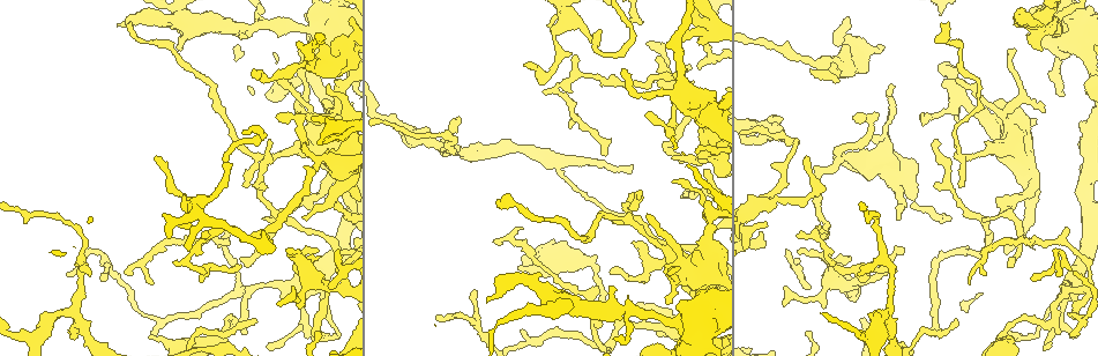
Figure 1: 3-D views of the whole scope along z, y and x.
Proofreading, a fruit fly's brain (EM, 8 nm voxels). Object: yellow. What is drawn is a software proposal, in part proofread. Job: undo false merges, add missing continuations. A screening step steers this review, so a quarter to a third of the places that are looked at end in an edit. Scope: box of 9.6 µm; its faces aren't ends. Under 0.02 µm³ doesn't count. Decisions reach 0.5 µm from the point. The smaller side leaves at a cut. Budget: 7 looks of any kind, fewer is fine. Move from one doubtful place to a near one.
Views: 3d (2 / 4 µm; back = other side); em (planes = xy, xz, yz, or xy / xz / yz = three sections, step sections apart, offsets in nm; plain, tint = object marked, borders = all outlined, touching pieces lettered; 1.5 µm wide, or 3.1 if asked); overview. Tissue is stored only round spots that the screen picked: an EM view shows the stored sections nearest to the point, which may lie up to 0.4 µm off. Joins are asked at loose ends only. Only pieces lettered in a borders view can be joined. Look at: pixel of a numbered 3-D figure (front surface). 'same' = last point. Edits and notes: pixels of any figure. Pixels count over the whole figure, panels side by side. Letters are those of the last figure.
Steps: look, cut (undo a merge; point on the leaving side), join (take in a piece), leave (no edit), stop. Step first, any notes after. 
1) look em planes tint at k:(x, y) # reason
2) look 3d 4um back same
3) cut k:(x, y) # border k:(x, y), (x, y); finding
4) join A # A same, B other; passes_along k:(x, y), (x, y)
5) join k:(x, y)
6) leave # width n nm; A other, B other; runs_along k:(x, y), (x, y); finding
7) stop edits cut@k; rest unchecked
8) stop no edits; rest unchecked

look 3d 2um at 1:(270, 139) # thin end

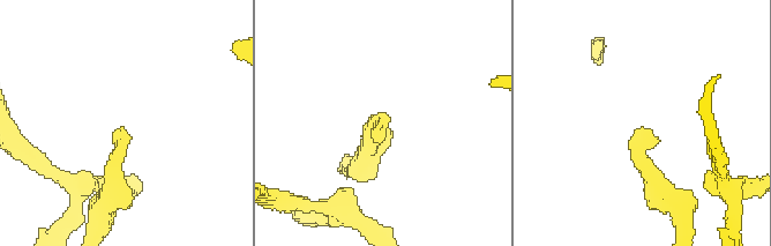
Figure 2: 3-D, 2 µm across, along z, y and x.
look em xy step 8 borders at 2:(379, 117)

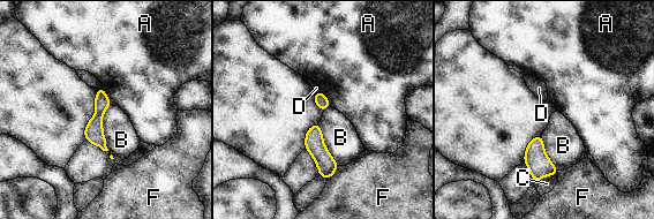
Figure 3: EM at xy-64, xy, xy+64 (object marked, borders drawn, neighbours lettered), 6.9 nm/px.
look em planes borders same # cut it another way

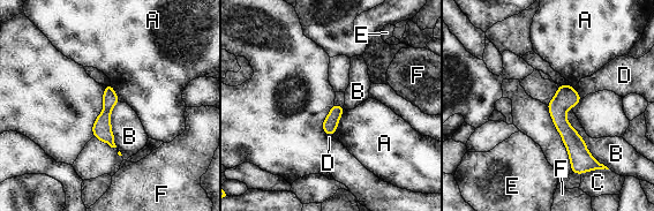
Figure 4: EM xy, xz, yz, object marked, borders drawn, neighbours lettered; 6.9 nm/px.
leave # A other, B other, C other, D other, E other, F other; none of them fits

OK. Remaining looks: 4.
look em xy step 4 borders at 1:(773, 115) # branch stops here

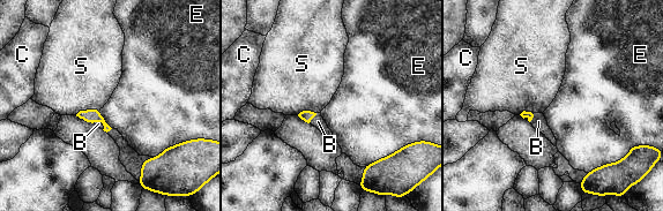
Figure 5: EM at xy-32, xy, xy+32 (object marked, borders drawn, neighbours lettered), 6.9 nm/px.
join B # B same, C other, E other, S other; passes_along 5:(524, 114), (529, 121), (538, 121); the neuron continues

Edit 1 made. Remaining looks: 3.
look overview # see it whole again

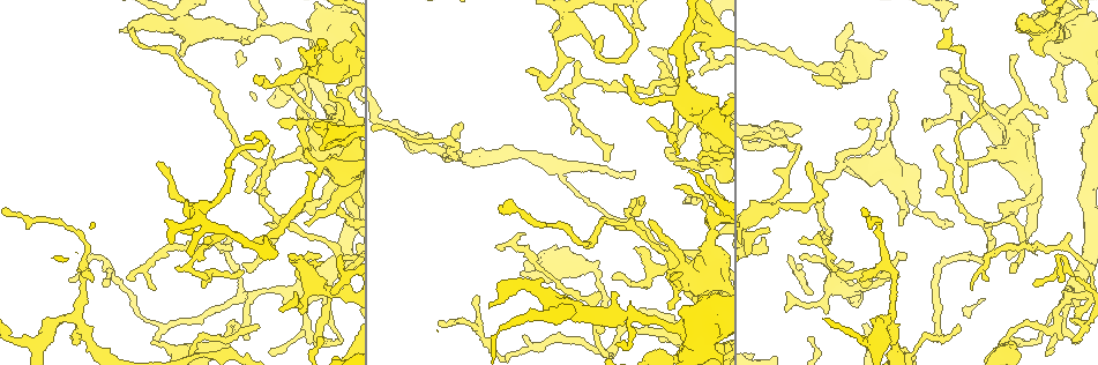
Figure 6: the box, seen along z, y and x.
look em xz step 4 tint at 6:(500, 247) # branch stops here

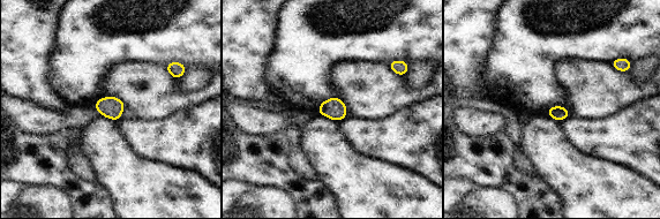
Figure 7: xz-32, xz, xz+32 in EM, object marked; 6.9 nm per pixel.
look em planes borders same

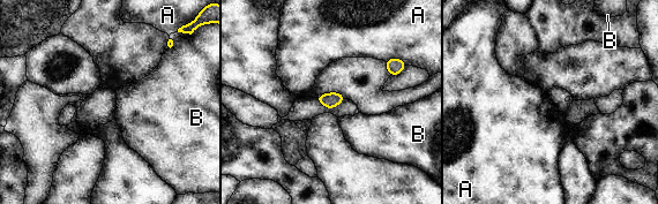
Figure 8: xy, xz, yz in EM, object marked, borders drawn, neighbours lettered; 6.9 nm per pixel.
leave # A other, B other; border 8:(398, 58), (388, 58), (384, 61); no lettered piece goes on from it

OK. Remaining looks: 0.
stop edits join@5; rest unchecked

